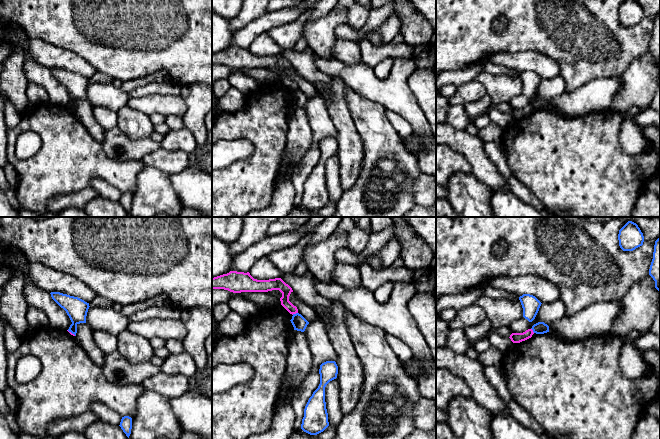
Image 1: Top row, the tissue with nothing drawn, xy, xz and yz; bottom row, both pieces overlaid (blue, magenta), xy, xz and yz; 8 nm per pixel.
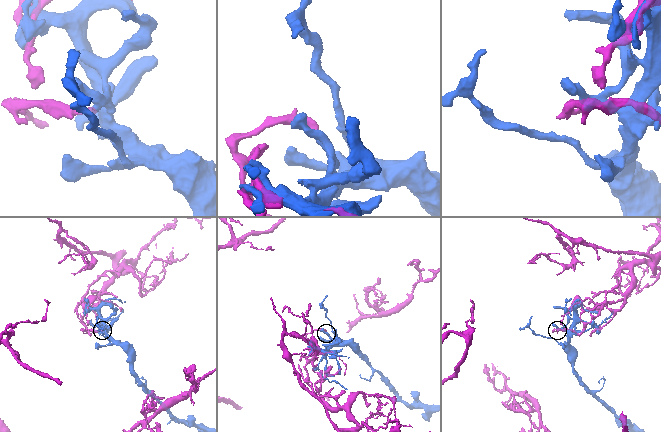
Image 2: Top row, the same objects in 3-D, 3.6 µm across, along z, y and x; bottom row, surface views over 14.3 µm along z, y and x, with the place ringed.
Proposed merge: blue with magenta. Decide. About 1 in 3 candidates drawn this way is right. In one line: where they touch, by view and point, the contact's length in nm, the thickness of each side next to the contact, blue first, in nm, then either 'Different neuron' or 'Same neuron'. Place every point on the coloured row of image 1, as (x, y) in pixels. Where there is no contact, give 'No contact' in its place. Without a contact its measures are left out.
Touches blue at xz (294, 314). Shared border 50 nm. Thickness 120 nm (blue) against 90 nm. Different neuron

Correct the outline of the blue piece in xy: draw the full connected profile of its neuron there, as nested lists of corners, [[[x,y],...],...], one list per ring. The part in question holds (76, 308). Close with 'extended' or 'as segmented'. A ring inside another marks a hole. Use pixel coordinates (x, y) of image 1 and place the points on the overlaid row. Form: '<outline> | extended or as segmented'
[[[51,292],[50,294],[52,299],[66,311],[72,322],[68,331],[76,336],[77,325],[80,323],[86,323],[86,316],[90,307],[89,303],[78,297],[60,292]]] | as segmented

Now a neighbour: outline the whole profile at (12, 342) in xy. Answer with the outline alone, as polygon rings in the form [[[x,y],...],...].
[[[8,323],[4,329],[4,344],[8,353],[17,350],[21,344],[21,339]]]

